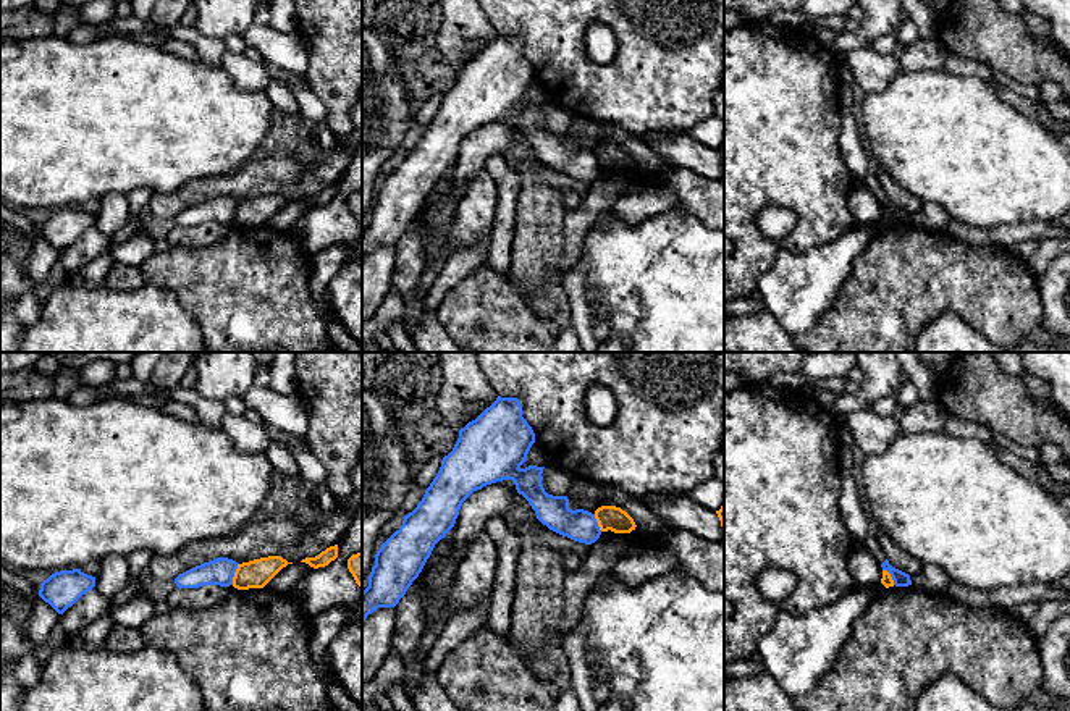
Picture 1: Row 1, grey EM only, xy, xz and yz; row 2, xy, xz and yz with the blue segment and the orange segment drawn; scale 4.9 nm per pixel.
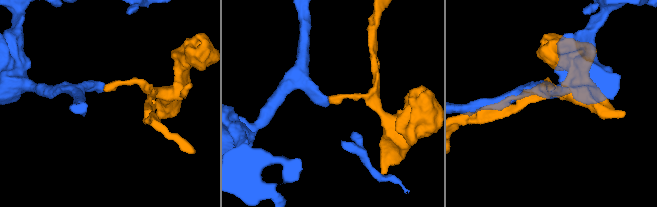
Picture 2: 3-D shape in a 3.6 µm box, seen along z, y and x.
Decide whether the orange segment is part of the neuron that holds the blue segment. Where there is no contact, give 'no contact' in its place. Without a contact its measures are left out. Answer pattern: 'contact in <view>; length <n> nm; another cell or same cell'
contact in xy; length 110 nm; another cell

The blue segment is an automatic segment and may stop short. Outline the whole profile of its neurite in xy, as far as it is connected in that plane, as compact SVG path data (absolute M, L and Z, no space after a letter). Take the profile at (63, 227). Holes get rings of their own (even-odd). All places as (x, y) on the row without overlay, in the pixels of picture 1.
M79 207L60 208L40 221L39 234L58 252L63 252L94 225L95 215L87 213Z

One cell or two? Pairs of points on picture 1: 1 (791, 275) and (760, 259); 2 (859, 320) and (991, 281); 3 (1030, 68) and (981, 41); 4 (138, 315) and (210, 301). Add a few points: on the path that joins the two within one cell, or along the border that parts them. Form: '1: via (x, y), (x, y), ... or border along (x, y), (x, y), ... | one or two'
1: border along (807, 251), (783, 252), (749, 296) | two
2: via (891, 296), (905, 281), (959, 281) | one
3: via (1019, 57), (1002, 41), (993, 41) | one
4: border along (152, 283), (168, 288), (176, 296), (202, 335) | two

